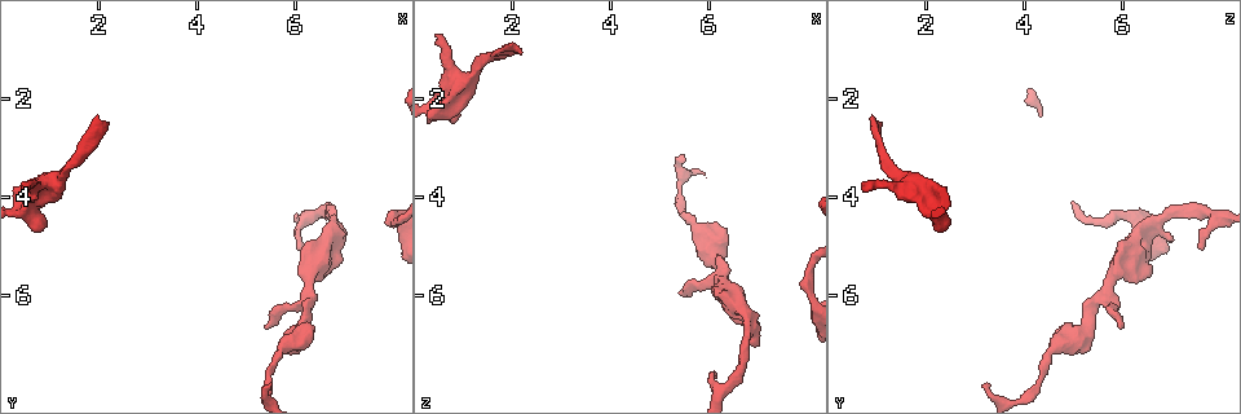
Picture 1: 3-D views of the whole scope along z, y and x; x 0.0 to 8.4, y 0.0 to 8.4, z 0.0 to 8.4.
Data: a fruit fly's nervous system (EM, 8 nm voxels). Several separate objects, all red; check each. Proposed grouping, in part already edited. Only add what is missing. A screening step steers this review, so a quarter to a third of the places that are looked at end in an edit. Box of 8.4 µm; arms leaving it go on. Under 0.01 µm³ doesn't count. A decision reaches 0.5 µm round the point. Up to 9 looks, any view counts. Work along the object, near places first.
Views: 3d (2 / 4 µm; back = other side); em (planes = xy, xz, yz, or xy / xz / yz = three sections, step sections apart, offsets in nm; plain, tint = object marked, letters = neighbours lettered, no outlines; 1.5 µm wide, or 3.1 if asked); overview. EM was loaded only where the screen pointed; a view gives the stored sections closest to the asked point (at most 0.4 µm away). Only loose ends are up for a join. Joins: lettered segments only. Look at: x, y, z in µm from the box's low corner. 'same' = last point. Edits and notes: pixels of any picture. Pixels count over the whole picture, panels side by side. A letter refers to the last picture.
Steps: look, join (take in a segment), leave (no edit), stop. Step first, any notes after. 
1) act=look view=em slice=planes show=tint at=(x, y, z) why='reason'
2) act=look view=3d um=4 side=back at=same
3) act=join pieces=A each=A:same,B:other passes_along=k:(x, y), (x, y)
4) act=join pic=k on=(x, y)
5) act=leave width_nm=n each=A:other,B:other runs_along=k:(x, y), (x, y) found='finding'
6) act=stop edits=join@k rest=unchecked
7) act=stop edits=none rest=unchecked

act=look view=3d um=4 at=(6.15, 5.00, 7.60) why='an open end'

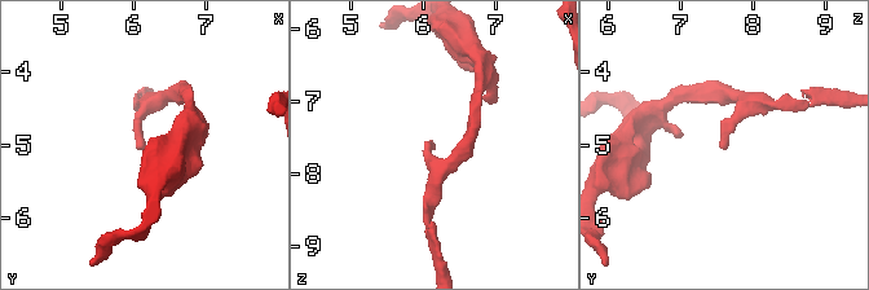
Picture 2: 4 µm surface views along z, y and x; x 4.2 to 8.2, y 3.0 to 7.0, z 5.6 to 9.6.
act=look view=em slice=planes show=plain at=(6.10, 5.05, 7.60)

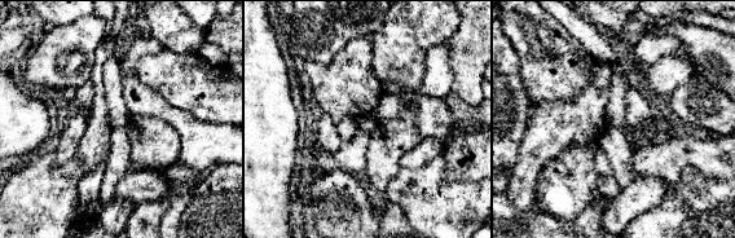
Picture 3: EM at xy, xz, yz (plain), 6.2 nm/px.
act=look view=em slice=planes show=letters at=same

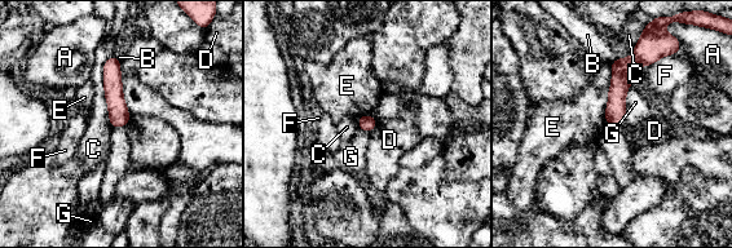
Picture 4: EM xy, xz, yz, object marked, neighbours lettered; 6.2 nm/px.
act=leave each=A:other,B:other,C:other,D:other,E:other,F:other,G:other border=4:(378, 123), (369, 133) found='no lettered segment goes on from it'

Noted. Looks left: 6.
act=look view=em slice=xz step=8 show=tint at=(5.35, 6.65, 6.00) why='an open end'

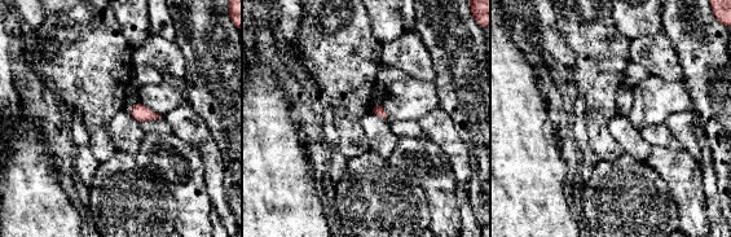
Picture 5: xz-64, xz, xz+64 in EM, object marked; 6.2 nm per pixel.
act=look view=em slice=planes show=letters at=same

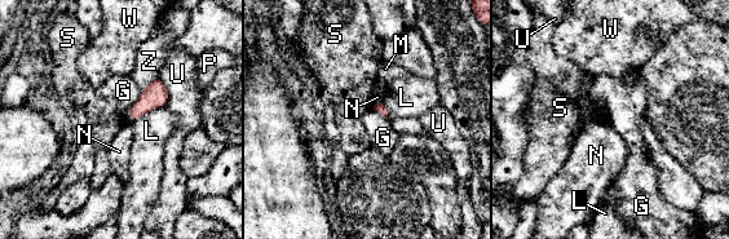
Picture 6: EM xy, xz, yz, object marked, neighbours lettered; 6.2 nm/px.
act=leave each=G:other,L:other,M:other,N:other,P:other,S:other,U:other,W:other,Z:other border=6:(141, 91), (128, 111), (131, 120) found='no lettered segment goes on from it'

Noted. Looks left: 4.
act=look view=3d um=4 at=(5.45, 7.75, 3.15) why='thin end'

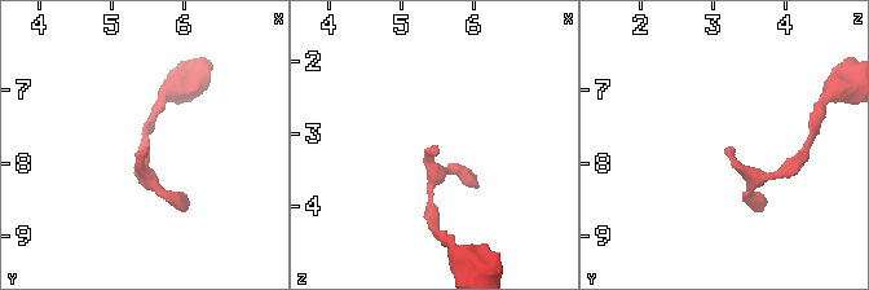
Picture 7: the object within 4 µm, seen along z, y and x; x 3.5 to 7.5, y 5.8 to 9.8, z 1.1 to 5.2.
act=look view=em slice=yz step=4 show=tint at=(5.50, 7.80, 3.20) why='shape alone is not enough'

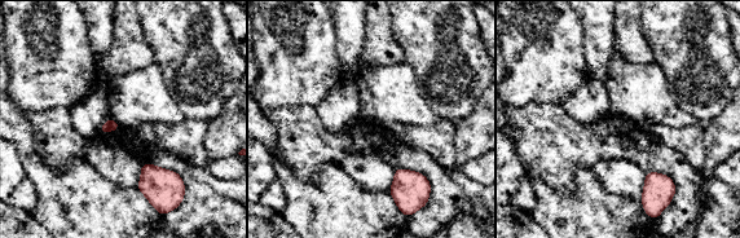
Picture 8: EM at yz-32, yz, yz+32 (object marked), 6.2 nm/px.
act=look view=em slice=planes show=letters at=same

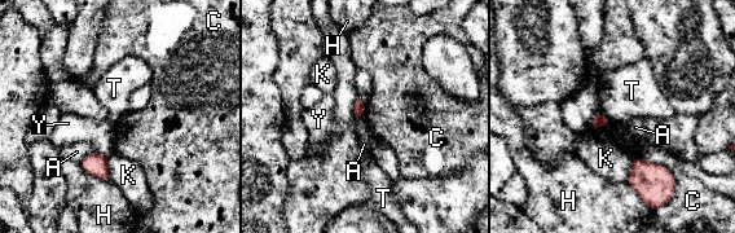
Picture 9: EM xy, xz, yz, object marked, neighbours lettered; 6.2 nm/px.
act=leave longest_contact=C:260nm each=A:other,C:other,H:other,K:other,T:other,Y:other found='none of them fits'

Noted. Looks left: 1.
act=stop edits=none rest=unchecked

